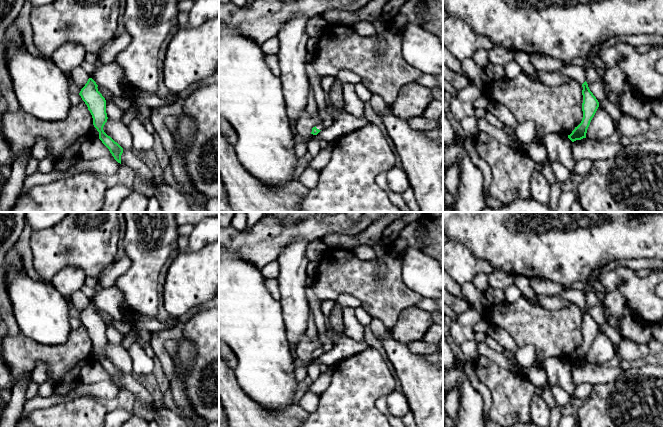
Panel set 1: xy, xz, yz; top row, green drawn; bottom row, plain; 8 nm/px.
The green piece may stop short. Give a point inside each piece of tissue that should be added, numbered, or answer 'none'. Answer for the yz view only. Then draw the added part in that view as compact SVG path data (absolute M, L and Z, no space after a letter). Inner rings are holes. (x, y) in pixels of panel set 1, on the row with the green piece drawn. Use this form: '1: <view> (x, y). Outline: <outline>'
1: yz (541, 62). Outline: M531 54L529 55L529 59L537 71L560 71L562 74L576 80L581 85L586 81L585 71L582 66L568 65L567 62L545 54Z

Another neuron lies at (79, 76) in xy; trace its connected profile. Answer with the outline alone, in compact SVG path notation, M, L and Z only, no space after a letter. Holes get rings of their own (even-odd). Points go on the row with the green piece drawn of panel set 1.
M78 66L71 71L71 81L75 83L80 89L82 89L89 79L87 72Z

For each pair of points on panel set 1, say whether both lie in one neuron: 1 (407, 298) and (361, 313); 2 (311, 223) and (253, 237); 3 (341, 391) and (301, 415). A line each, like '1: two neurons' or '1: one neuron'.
1: two neurons
2: one neuron
3: two neurons

